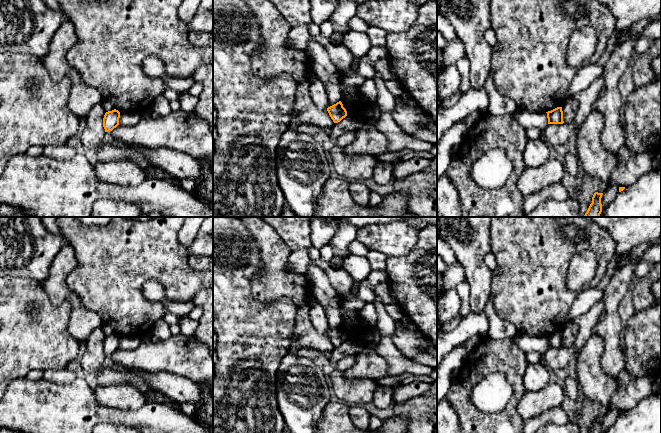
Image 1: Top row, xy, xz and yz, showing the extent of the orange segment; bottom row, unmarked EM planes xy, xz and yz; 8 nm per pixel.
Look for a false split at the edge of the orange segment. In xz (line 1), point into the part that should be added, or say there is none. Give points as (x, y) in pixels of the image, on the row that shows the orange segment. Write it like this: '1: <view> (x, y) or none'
1: none

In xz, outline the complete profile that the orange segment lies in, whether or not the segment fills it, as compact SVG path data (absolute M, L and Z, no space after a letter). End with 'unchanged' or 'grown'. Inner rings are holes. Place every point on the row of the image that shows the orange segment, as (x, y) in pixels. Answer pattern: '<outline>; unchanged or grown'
M341 101L327 108L327 111L334 123L340 122L347 116L347 111Z; unchanged

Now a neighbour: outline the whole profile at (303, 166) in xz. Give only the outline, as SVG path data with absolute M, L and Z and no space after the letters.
M291 129L282 134L276 155L278 184L297 217L316 215L317 200L332 168L327 153L311 134Z

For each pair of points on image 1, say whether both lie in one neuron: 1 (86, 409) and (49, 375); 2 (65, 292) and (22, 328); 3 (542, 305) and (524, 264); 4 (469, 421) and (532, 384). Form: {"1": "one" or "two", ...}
{"1": "two", "2": "two", "3": "one", "4": "two"}

